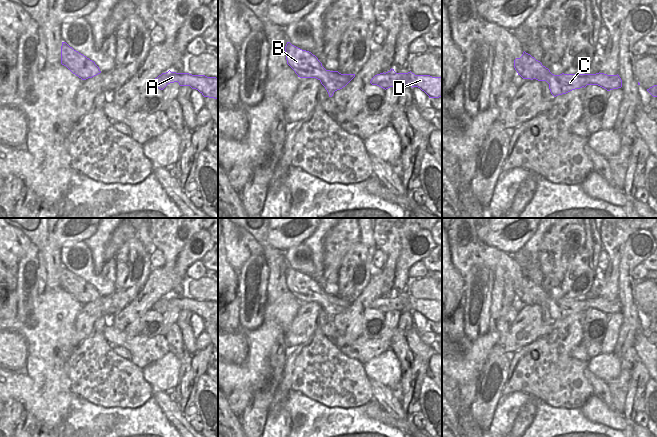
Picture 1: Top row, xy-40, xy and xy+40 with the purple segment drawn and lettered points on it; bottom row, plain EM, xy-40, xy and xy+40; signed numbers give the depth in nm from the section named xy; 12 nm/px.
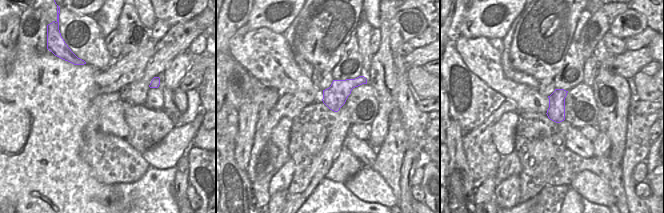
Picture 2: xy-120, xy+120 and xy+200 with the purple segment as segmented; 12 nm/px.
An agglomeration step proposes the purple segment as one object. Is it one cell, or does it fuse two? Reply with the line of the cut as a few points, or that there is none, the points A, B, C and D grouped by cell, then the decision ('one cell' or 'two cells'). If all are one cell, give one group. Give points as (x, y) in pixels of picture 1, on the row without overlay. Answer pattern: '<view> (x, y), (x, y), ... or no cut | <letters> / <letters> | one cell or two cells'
no cut | A B C D | one cell

